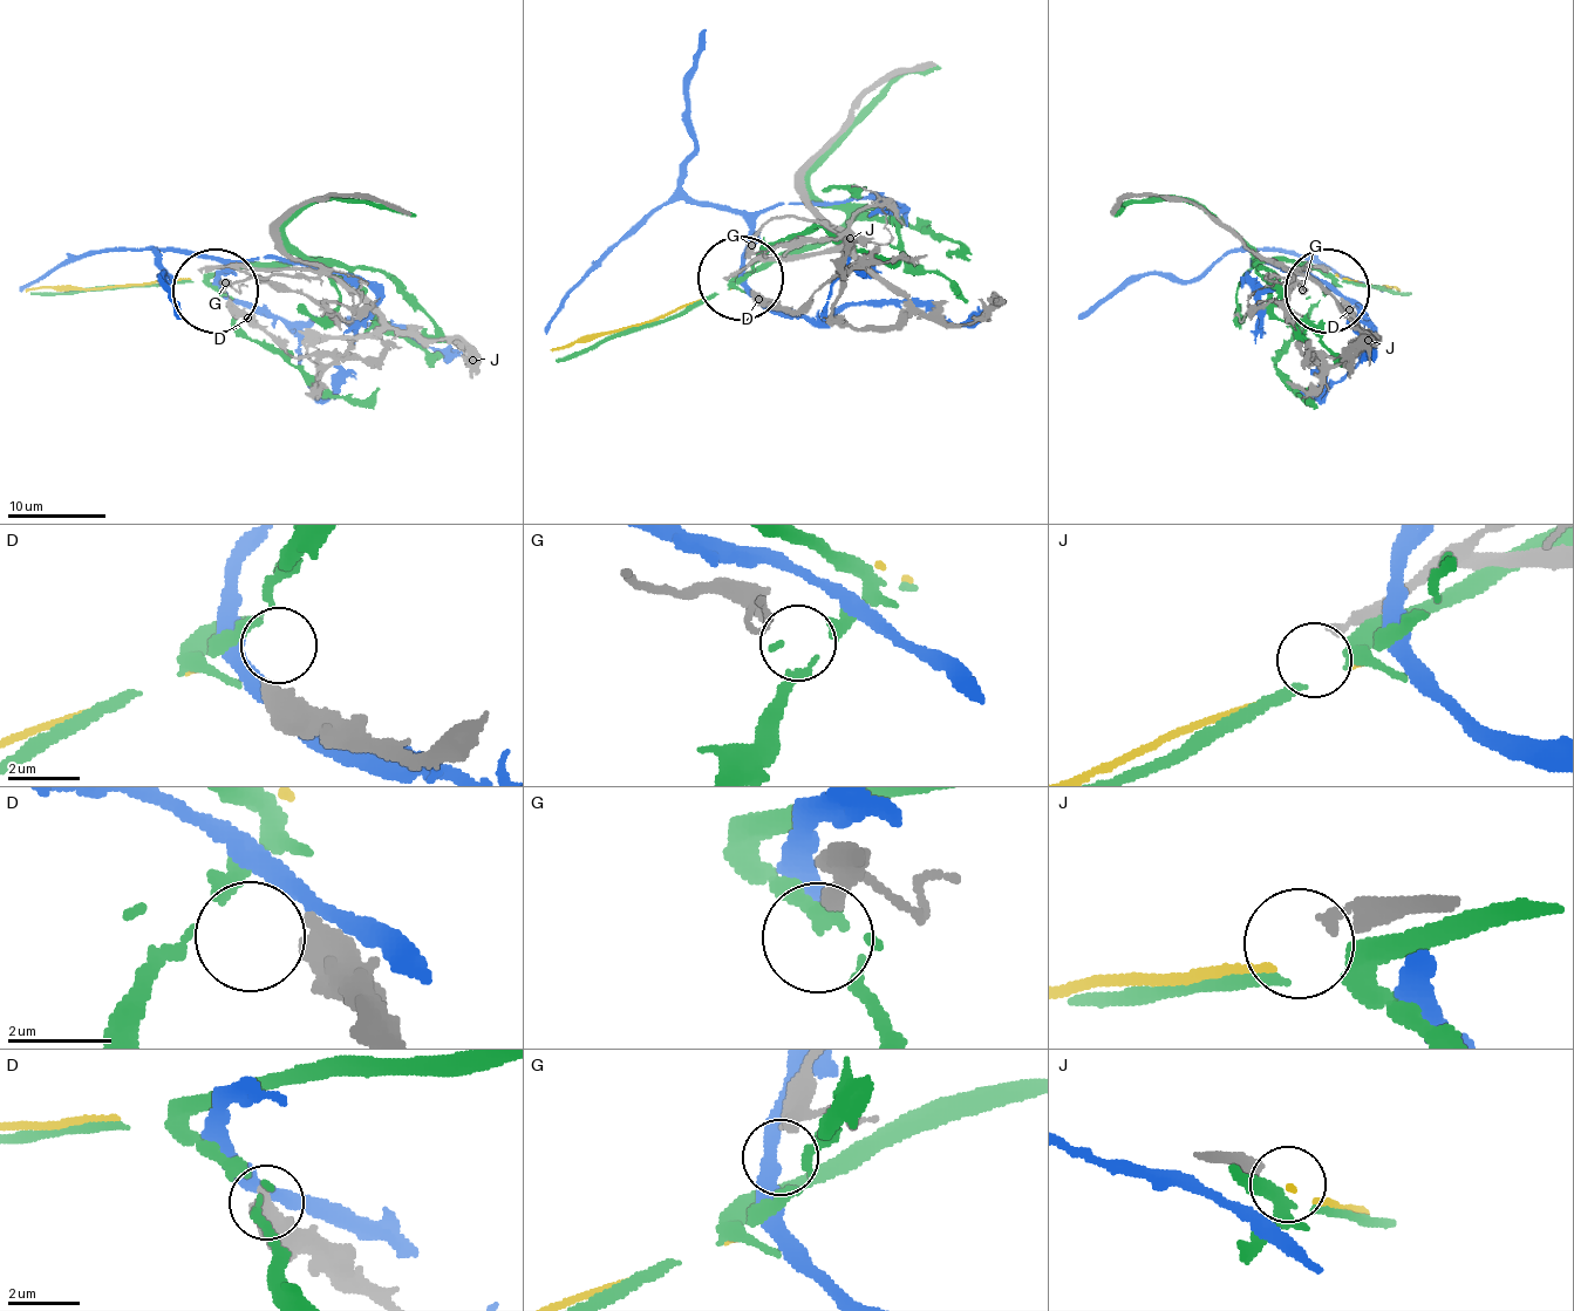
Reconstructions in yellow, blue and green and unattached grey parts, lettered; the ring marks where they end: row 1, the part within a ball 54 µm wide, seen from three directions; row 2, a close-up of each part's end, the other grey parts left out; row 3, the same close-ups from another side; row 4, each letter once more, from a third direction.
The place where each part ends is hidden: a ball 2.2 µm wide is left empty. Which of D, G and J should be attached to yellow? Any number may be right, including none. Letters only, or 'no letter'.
no letter

